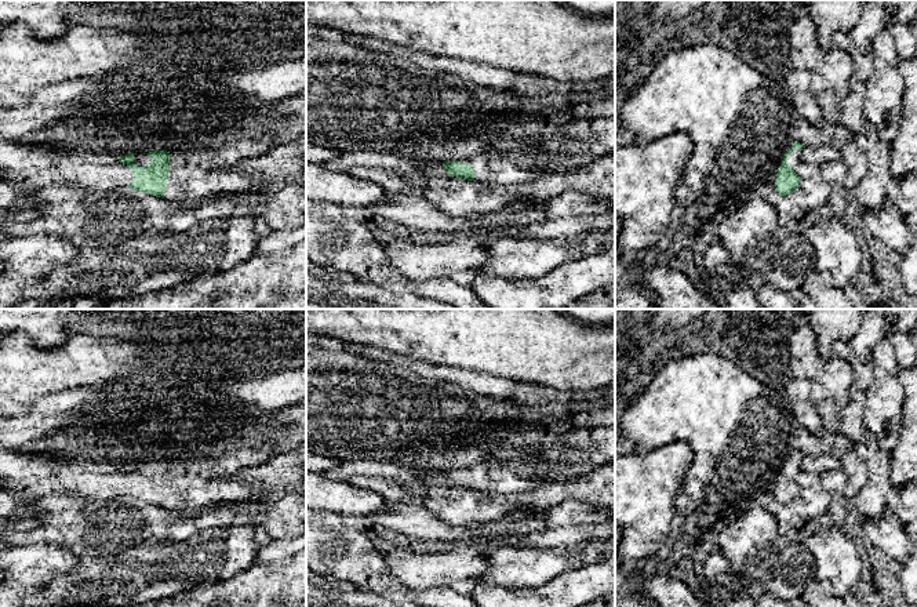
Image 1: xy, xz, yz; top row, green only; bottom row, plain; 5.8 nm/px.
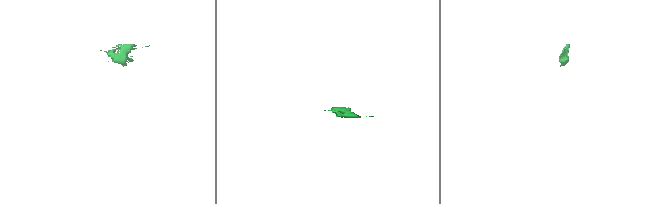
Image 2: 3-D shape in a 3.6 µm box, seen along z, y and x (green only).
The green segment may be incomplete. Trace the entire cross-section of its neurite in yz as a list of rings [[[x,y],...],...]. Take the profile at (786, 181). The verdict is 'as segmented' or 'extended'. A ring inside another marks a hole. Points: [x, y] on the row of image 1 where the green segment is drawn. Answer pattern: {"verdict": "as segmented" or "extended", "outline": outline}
{"verdict": "extended", "outline": [[[794,141],[792,146],[785,152],[780,166],[776,170],[776,175],[774,178],[774,192],[771,195],[771,200],[786,196],[792,193],[800,183],[800,178],[794,172],[794,168],[801,163],[800,155],[803,150],[803,145],[798,141]]]}

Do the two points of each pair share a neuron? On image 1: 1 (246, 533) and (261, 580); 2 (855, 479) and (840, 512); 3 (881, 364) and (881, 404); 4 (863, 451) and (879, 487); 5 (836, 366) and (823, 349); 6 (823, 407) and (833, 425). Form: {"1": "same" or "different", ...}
{"1": "different", "2": "different", "3": "same", "4": "same", "5": "different", "6": "same"}

